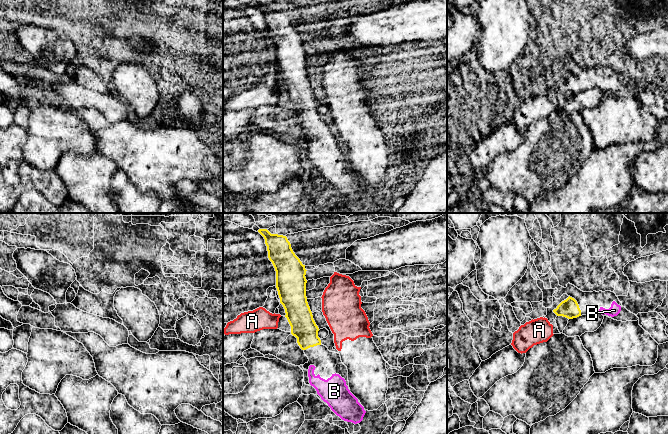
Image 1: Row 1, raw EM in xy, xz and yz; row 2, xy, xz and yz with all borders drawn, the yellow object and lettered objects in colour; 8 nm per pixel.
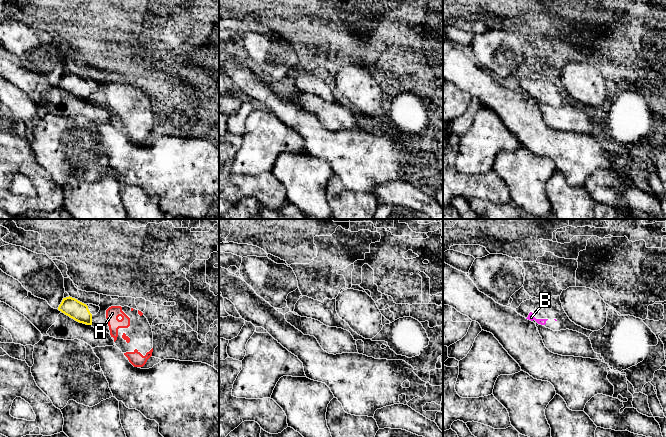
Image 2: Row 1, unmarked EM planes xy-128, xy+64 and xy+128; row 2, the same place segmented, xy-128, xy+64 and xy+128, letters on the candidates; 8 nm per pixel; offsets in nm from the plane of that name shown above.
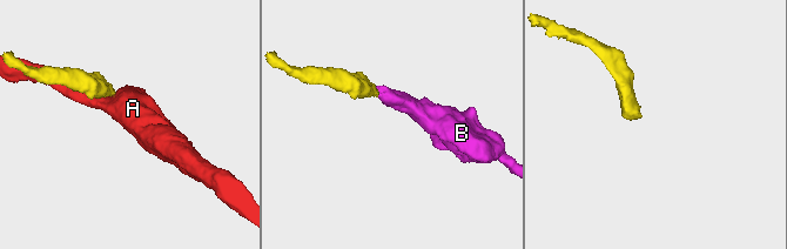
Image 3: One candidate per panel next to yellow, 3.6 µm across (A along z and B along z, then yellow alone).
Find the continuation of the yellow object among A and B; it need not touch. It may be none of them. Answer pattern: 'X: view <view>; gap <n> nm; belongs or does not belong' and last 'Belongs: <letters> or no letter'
A: view xz; gap 40 nm; does not belong
B: view xz; gap 130 nm; belongs
Belongs: B

